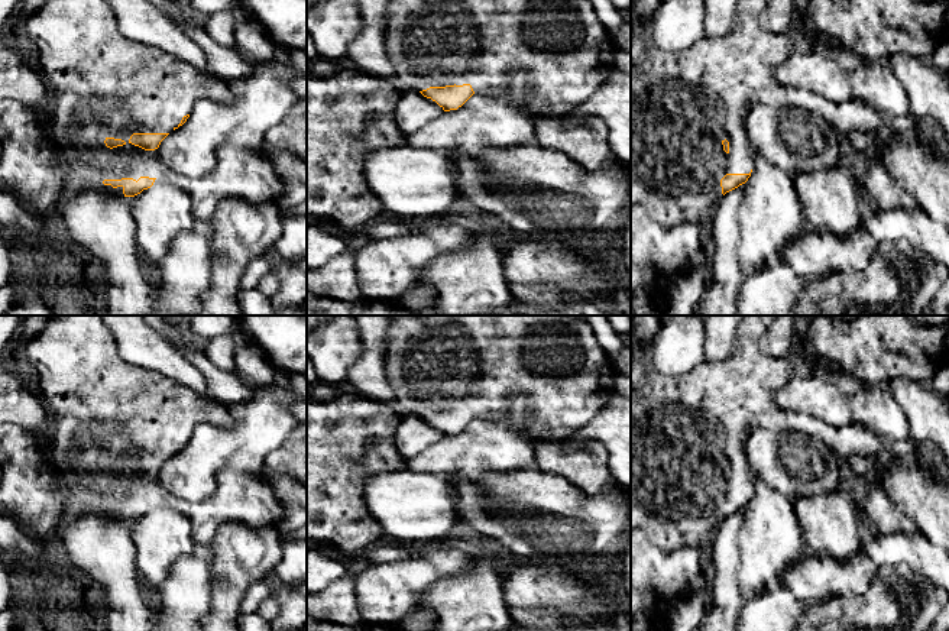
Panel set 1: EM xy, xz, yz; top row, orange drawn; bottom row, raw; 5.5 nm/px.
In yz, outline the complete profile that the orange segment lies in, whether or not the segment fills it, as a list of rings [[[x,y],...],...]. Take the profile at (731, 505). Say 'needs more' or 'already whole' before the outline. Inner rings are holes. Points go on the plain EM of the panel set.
needs more | [[[744,316],[732,356],[703,359],[677,376],[660,375],[651,347],[631,336],[631,530],[642,528],[664,551],[700,550],[712,544],[722,521],[748,505],[755,475],[745,443],[755,428],[797,430],[822,440],[845,459],[864,456],[874,460],[893,447],[893,441],[864,424],[835,427],[775,405],[775,394],[791,378],[793,366],[788,357],[774,357],[759,349],[771,321],[773,316]]]

